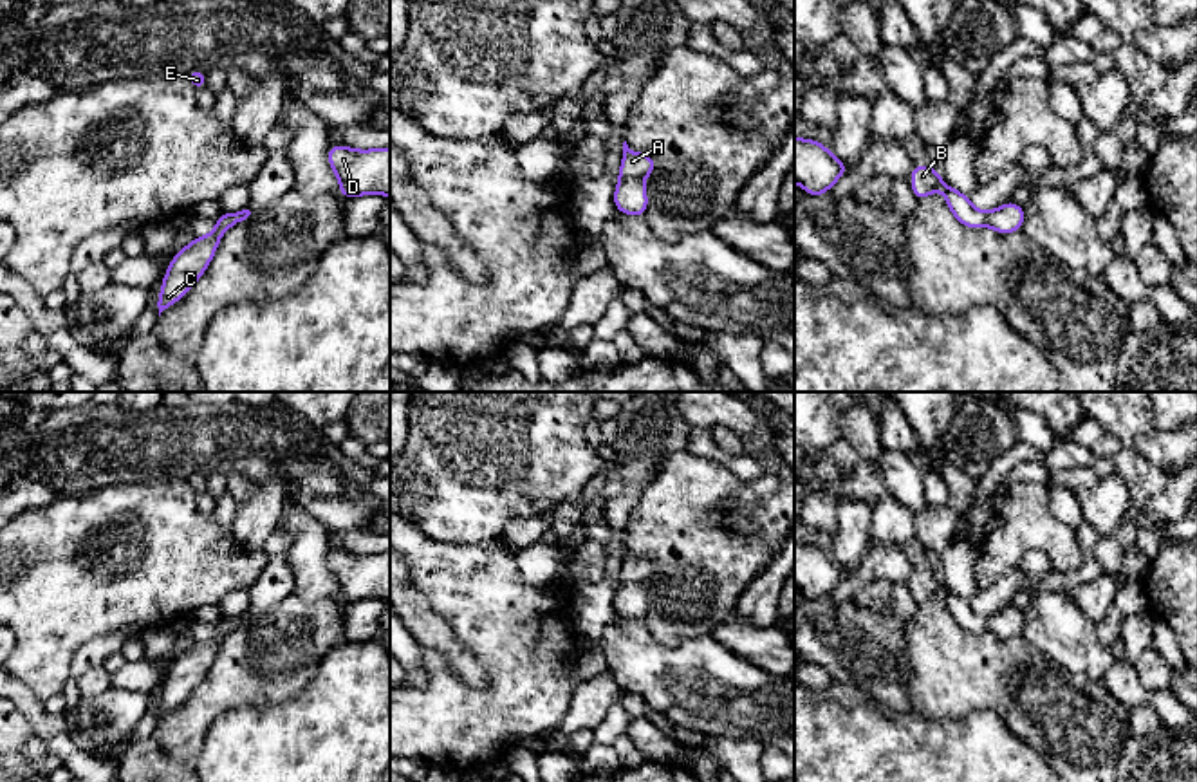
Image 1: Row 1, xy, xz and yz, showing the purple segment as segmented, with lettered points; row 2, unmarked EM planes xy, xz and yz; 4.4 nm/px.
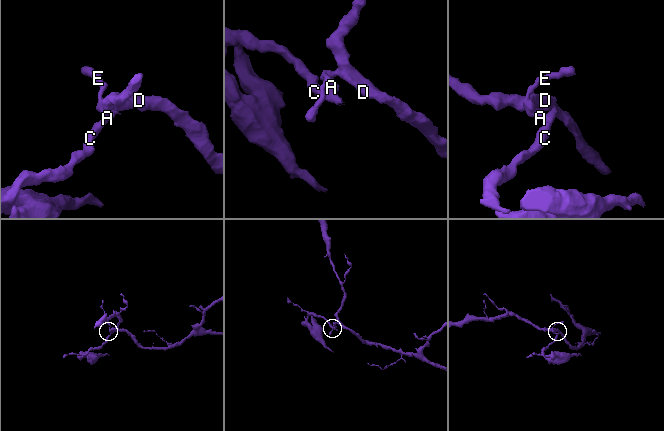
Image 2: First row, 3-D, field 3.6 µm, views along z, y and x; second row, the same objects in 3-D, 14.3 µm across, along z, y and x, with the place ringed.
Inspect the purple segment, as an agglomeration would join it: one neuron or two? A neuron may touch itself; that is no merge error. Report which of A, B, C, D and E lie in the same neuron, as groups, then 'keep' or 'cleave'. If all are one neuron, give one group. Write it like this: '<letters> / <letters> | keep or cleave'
A B D E / C | cleave

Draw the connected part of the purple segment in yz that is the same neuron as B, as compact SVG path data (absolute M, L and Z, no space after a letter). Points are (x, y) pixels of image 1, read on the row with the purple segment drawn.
M914 164L910 182L919 202L939 188L948 208L964 228L979 229L988 224L988 213L973 208L970 197L948 186L930 164Z

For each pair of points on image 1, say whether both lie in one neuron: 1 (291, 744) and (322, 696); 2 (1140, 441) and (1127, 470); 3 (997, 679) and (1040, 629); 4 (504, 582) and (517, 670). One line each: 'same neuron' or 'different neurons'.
1: same neuron
2: different neurons
3: different neurons
4: same neuron

